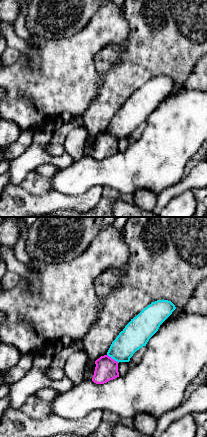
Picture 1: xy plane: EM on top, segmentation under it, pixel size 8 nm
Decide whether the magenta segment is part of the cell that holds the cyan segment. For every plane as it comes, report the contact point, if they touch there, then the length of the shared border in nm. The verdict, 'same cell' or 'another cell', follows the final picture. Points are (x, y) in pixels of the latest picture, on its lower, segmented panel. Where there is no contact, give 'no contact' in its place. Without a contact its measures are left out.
contact (113, 358); length 120 nm

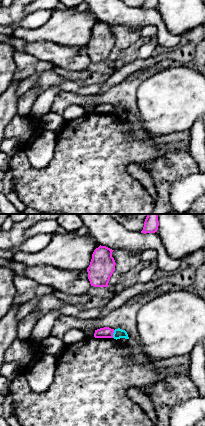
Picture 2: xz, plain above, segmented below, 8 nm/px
contact (113, 334); length 70 nm

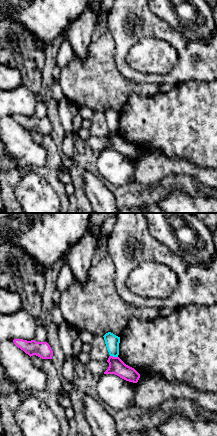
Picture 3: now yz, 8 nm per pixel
contact (114, 356); length 70 nm

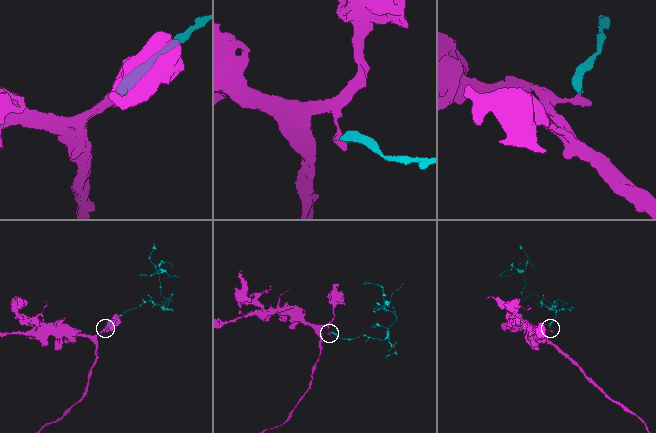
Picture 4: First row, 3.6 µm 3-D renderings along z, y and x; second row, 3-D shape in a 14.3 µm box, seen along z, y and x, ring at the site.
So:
another cell

